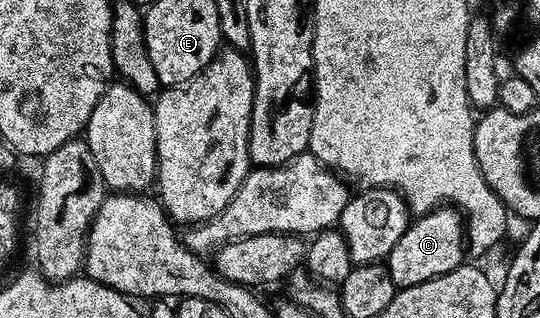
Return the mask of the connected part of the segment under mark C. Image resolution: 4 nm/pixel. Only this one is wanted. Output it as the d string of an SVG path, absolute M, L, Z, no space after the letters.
M447 204L430 210L427 214L417 215L404 236L396 240L396 248L392 248L384 265L388 268L395 287L415 286L424 284L424 280L444 276L463 265L462 250L464 254L464 218L455 207Z

